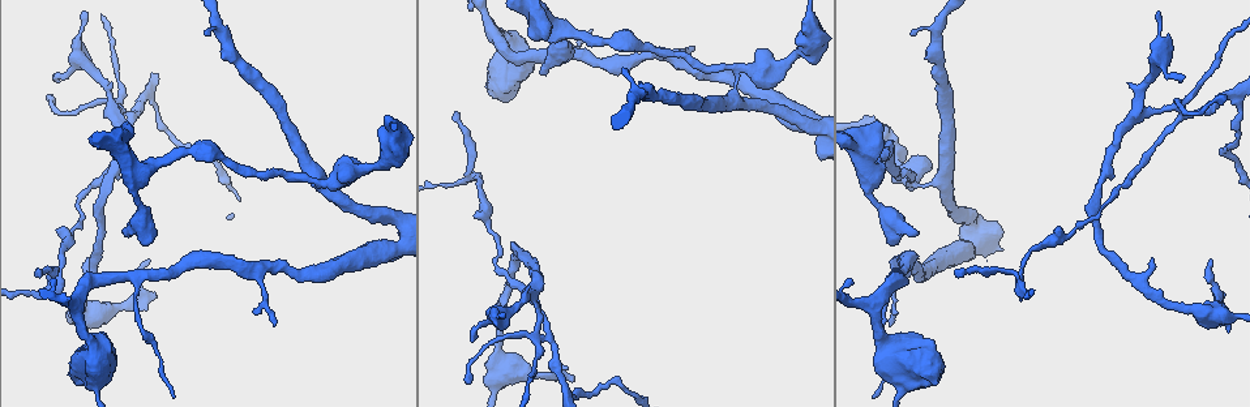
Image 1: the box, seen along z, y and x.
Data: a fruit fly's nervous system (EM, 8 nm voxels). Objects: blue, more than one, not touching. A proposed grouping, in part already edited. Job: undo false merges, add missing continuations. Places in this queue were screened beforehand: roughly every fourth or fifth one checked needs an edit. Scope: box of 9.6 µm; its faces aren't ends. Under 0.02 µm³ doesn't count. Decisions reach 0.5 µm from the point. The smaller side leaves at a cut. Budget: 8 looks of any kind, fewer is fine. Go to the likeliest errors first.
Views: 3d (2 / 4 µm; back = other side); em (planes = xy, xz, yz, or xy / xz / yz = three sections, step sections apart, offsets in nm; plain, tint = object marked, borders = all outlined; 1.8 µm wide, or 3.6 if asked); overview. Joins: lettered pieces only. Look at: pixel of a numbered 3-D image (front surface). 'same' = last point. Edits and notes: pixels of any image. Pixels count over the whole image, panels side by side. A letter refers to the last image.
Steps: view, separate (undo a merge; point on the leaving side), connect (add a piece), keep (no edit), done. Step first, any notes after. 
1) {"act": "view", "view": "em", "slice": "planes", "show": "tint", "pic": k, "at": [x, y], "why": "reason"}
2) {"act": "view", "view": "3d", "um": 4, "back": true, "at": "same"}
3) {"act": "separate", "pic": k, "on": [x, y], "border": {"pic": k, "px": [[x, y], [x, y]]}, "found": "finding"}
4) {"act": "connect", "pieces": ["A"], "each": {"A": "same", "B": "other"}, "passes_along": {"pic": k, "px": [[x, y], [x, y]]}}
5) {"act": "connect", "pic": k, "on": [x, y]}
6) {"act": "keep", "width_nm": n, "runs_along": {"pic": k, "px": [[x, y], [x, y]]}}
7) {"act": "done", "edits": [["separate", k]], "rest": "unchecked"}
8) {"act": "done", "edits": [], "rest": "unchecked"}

{"act": "view", "view": "em", "slice": "planes", "show": "tint", "pic": 1, "at": [1181, 113], "why": "four arms meet"}

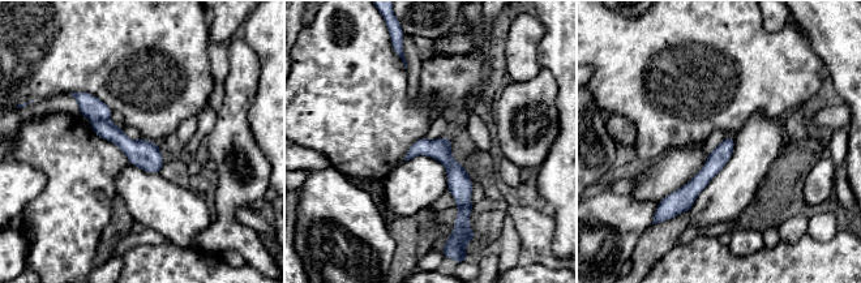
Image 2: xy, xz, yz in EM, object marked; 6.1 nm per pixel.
{"act": "view", "view": "em", "slice": "planes", "show": "borders", "at": "same", "why": "see the neighbours"}

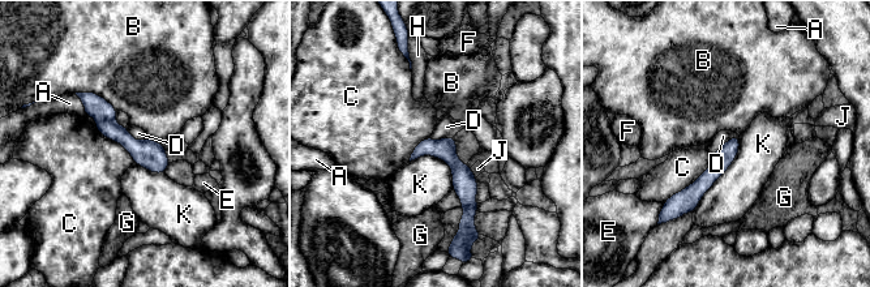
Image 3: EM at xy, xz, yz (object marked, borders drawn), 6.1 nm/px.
{"act": "separate", "pic": 3, "on": [110, 129], "width_nm": 120, "each": {"A": "other", "B": "other", "C": "other", "D": "other", "E": "other", "F": "other", "G": "other", "H": "other", "J": "other", "K": "other"}, "border": {"pic": 3, "px": [[114, 119], [97, 121]]}, "found": "a second cell is stuck on"}

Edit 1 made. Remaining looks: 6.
{"act": "view", "view": "3d", "um": 4, "pic": 1, "at": [504, 314], "why": "branch stops here"}

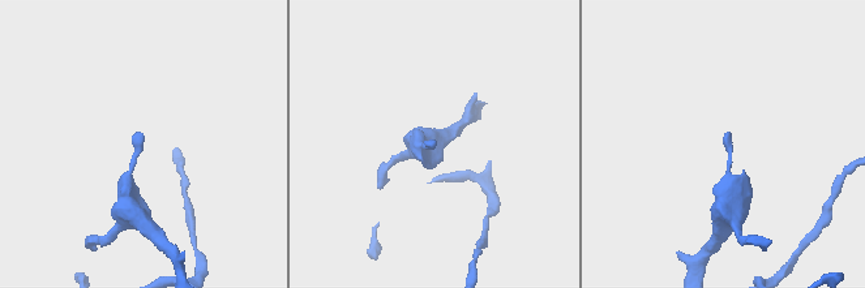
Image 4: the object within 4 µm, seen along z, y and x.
{"act": "view", "view": "em", "slice": "planes", "show": "tint", "pic": 4, "at": [139, 134]}

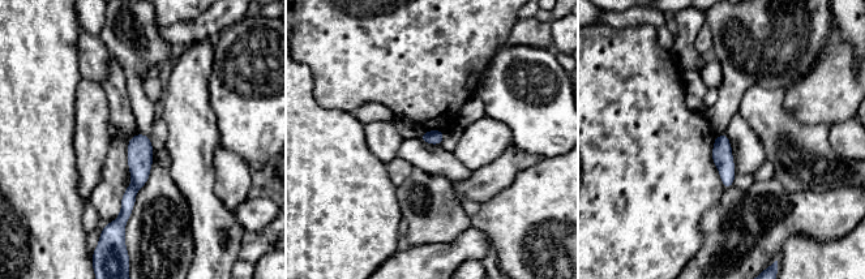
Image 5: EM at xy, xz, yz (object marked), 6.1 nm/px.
{"act": "view", "view": "em", "slice": "planes", "show": "borders", "at": "same"}

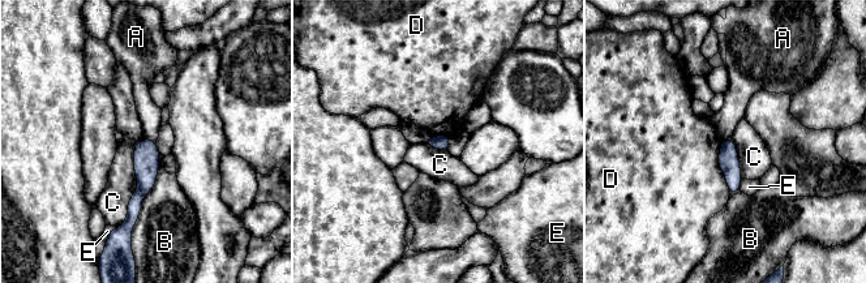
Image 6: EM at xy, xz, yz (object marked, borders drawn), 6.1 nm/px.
{"act": "keep", "each": {"A": "other", "B": "other", "C": "other", "D": "other", "E": "other"}, "border": {"pic": 6, "px": [[144, 138], [134, 148], [134, 176]]}, "found": "no lettered piece goes on from it"}

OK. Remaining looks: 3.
{"act": "view", "view": "em", "slice": "planes", "show": "borders", "pic": 1, "at": [320, 188], "why": "abrupt turn"}

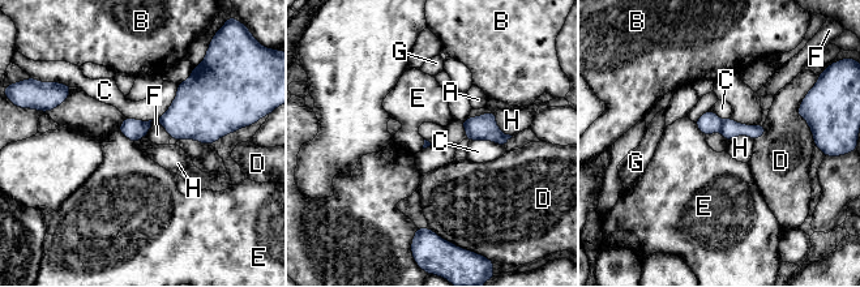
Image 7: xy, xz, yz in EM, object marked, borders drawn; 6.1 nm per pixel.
{"act": "separate", "pic": 7, "on": [709, 123], "width_nm": 50, "each": {"A": "other", "B": "other", "C": "other", "D": "other", "E": "other", "F": "other", "G": "other", "H": "other"}, "border": {"pic": 7, "px": [[723, 120], [719, 132]]}, "found": "a second cell is stuck on"}

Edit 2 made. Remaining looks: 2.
{"act": "done", "edits": [["separate", 3], ["separate", 7]], "rest": "unchecked"}

